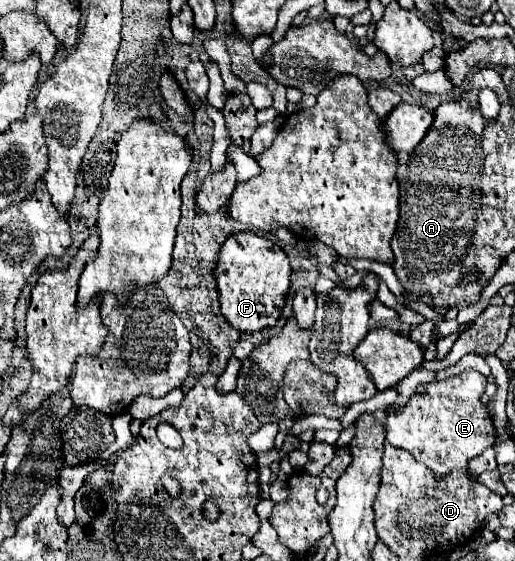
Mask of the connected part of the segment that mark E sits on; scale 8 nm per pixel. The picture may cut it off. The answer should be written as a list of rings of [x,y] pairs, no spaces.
[[[466,370],[466,378],[458,374],[442,382],[426,384],[426,394],[414,394],[402,410],[388,414],[386,442],[408,450],[416,462],[426,464],[436,474],[466,470],[472,458],[496,442],[496,430],[486,406],[480,402],[484,388],[486,378],[476,370]]]

